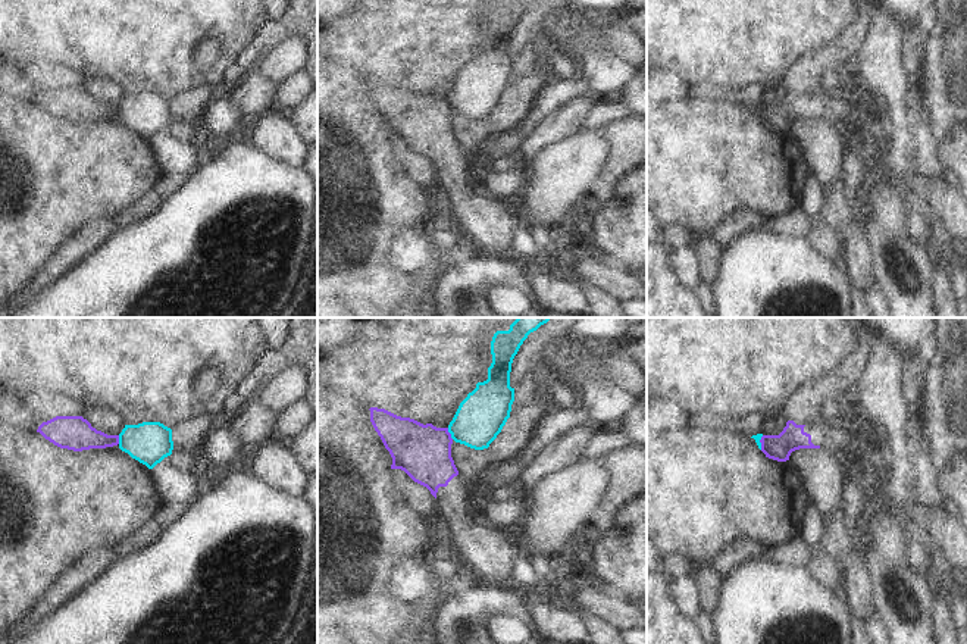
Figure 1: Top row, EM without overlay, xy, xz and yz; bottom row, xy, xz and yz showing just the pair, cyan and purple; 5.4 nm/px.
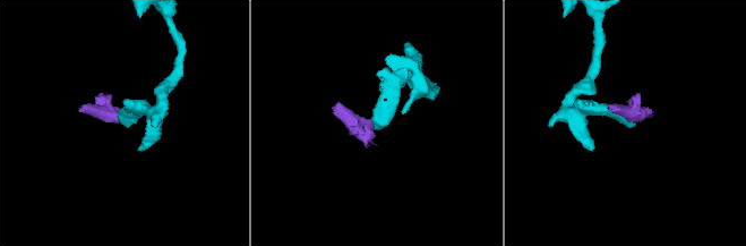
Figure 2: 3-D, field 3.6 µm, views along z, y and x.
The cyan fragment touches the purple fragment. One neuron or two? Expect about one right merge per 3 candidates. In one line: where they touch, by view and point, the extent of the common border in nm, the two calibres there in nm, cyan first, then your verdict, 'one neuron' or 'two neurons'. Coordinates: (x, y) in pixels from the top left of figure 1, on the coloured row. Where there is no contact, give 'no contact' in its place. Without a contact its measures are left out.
xz (450, 433) | 70 nm | 260/300 nm | two neurons

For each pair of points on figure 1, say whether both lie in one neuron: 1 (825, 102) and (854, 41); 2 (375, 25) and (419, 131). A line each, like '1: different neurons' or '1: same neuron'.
1: different neurons
2: different neurons

